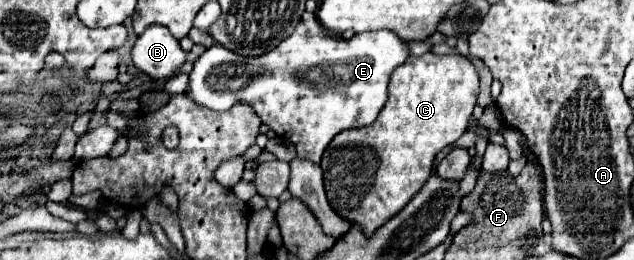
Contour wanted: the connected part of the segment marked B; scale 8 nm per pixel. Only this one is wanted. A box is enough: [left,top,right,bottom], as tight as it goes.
[132,25,186,79]

